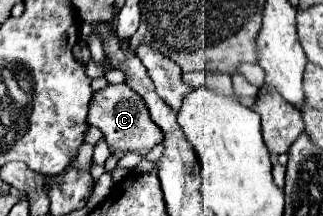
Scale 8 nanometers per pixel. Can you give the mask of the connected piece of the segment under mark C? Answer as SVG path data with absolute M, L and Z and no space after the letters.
M126 83L110 85L110 87L94 93L90 111L88 111L88 125L98 127L104 133L108 145L122 153L128 153L128 151L146 153L162 141L162 129L158 129L158 125L154 125L154 121L150 121L146 103Z

